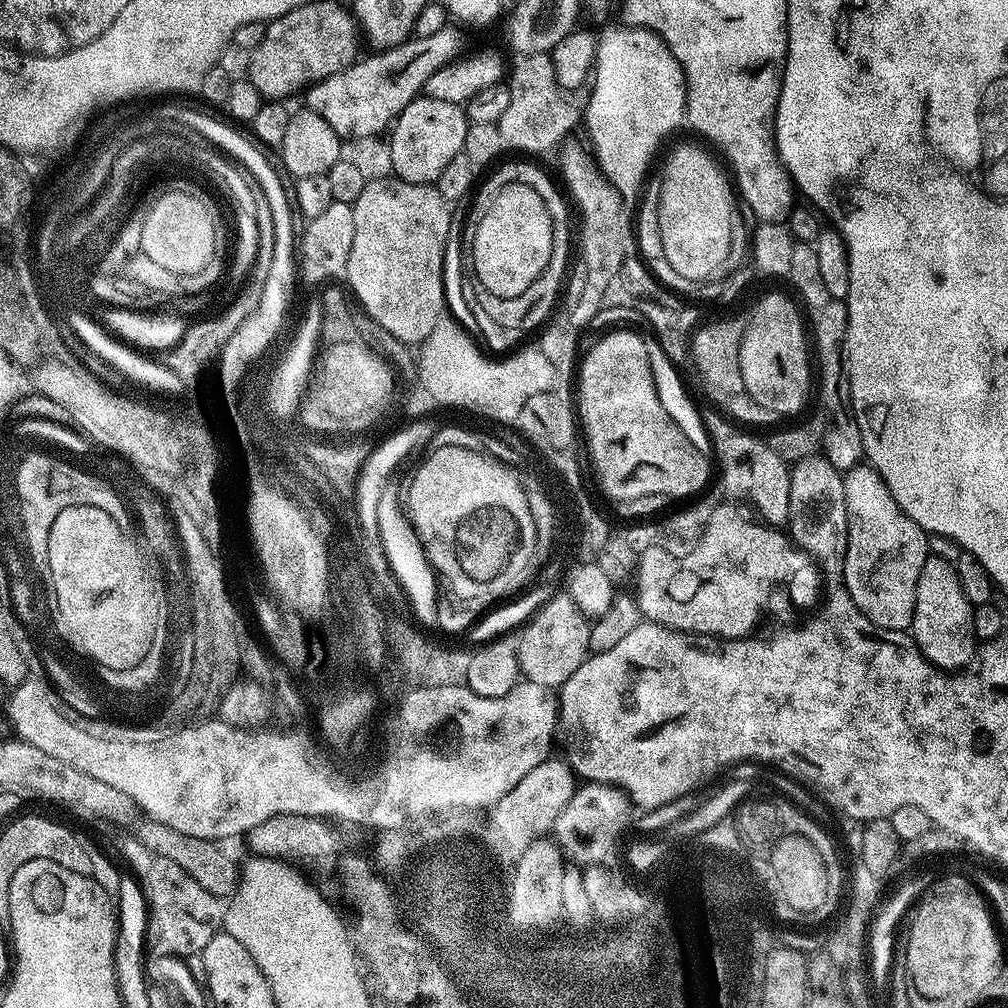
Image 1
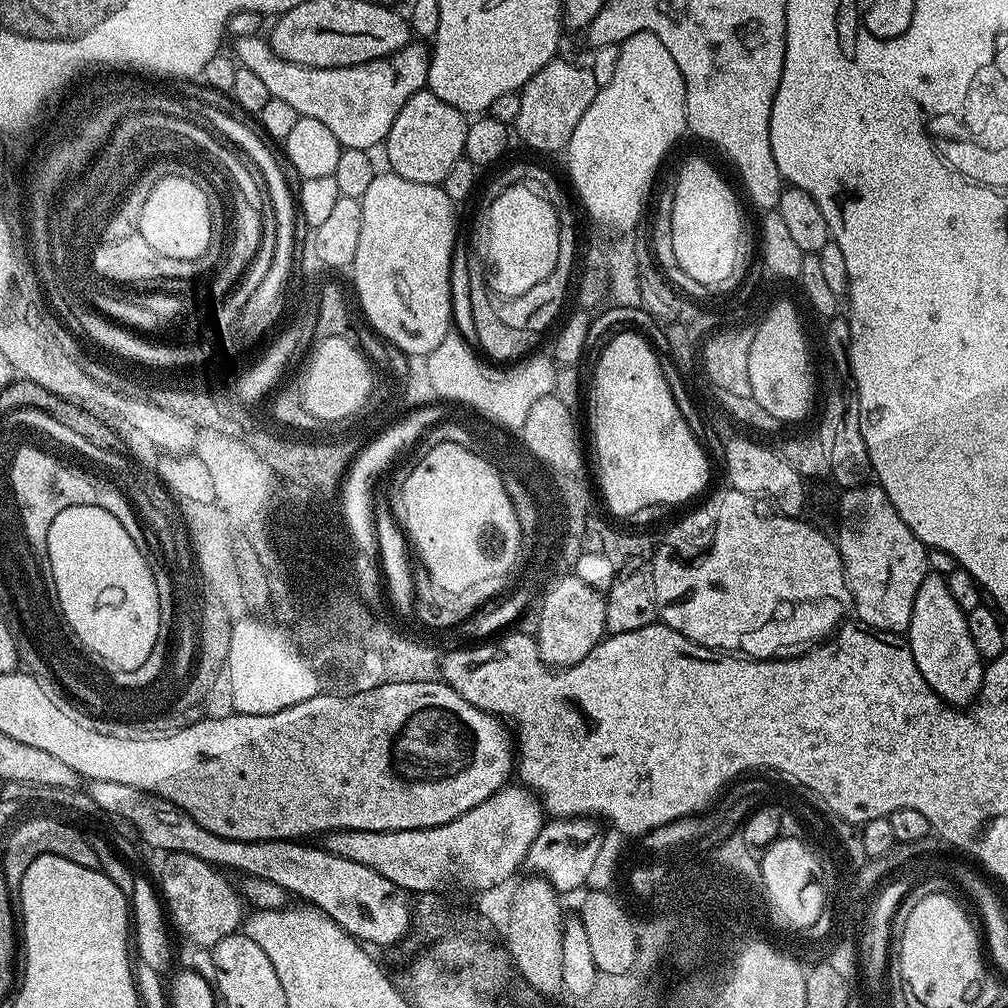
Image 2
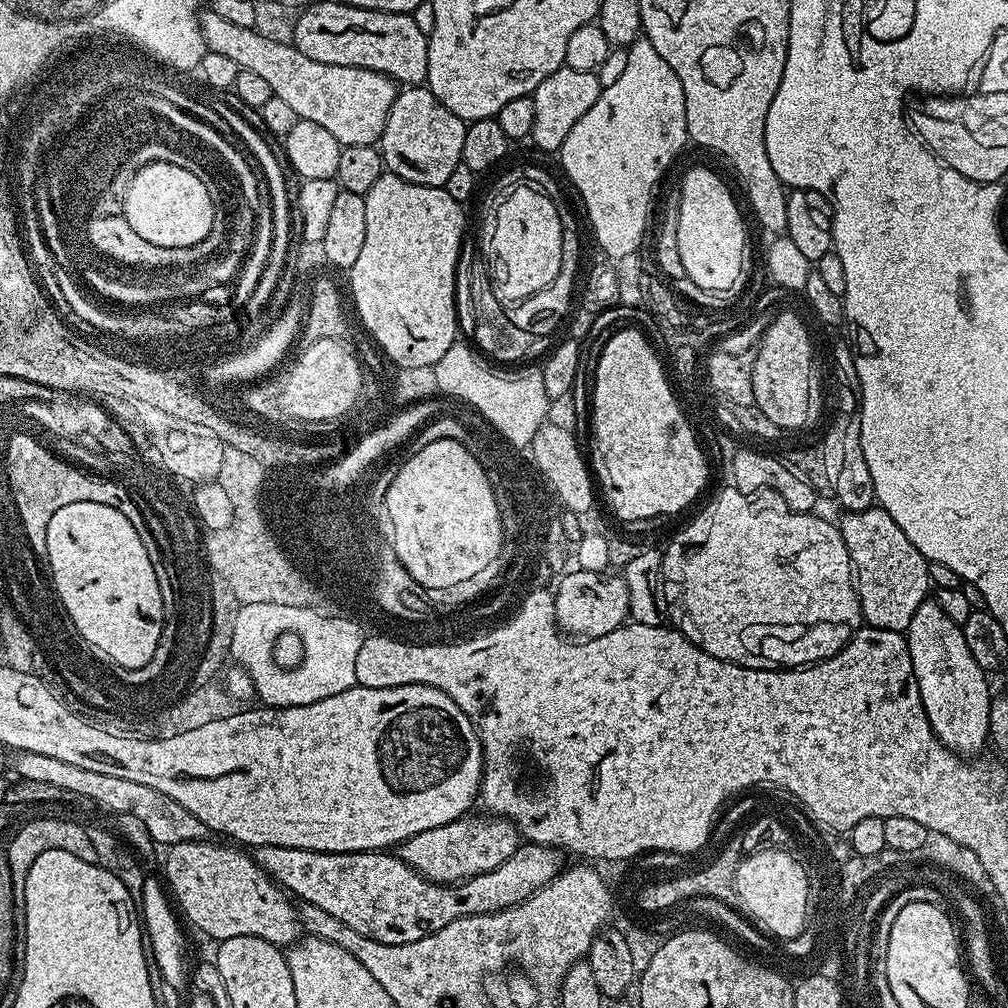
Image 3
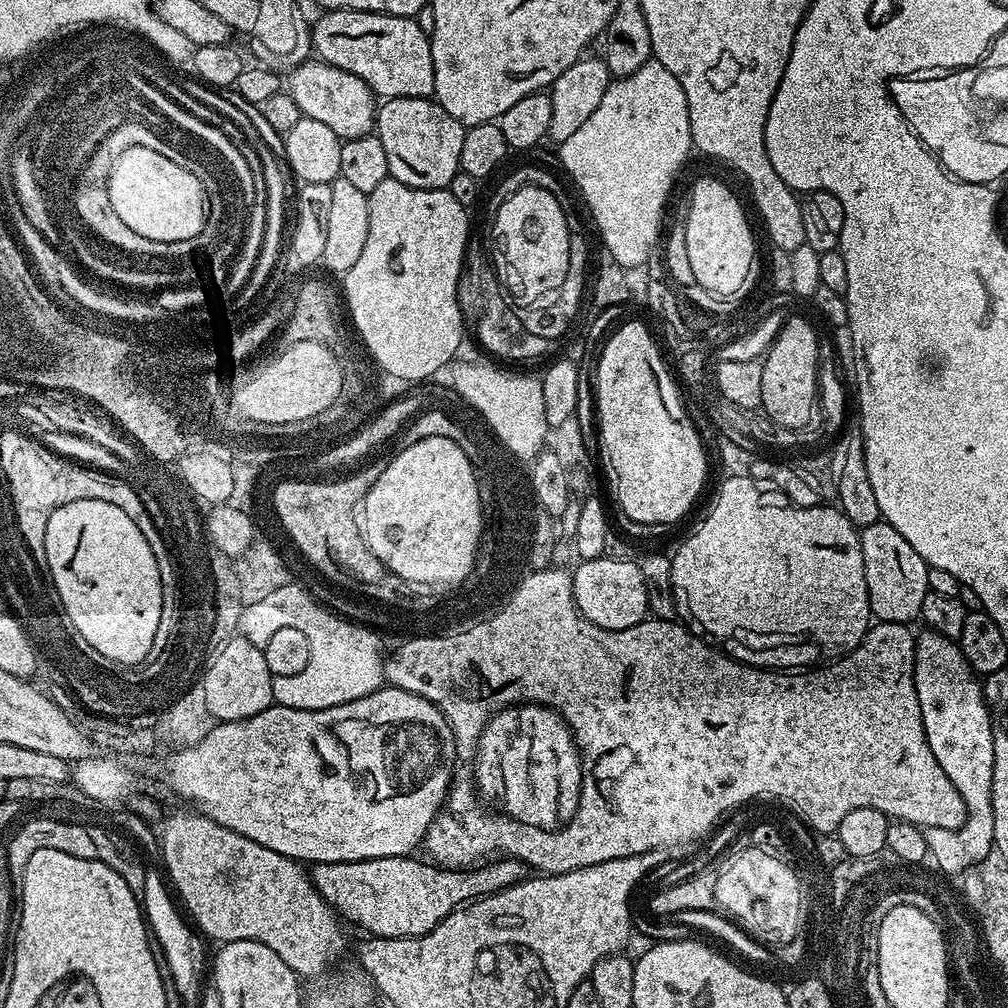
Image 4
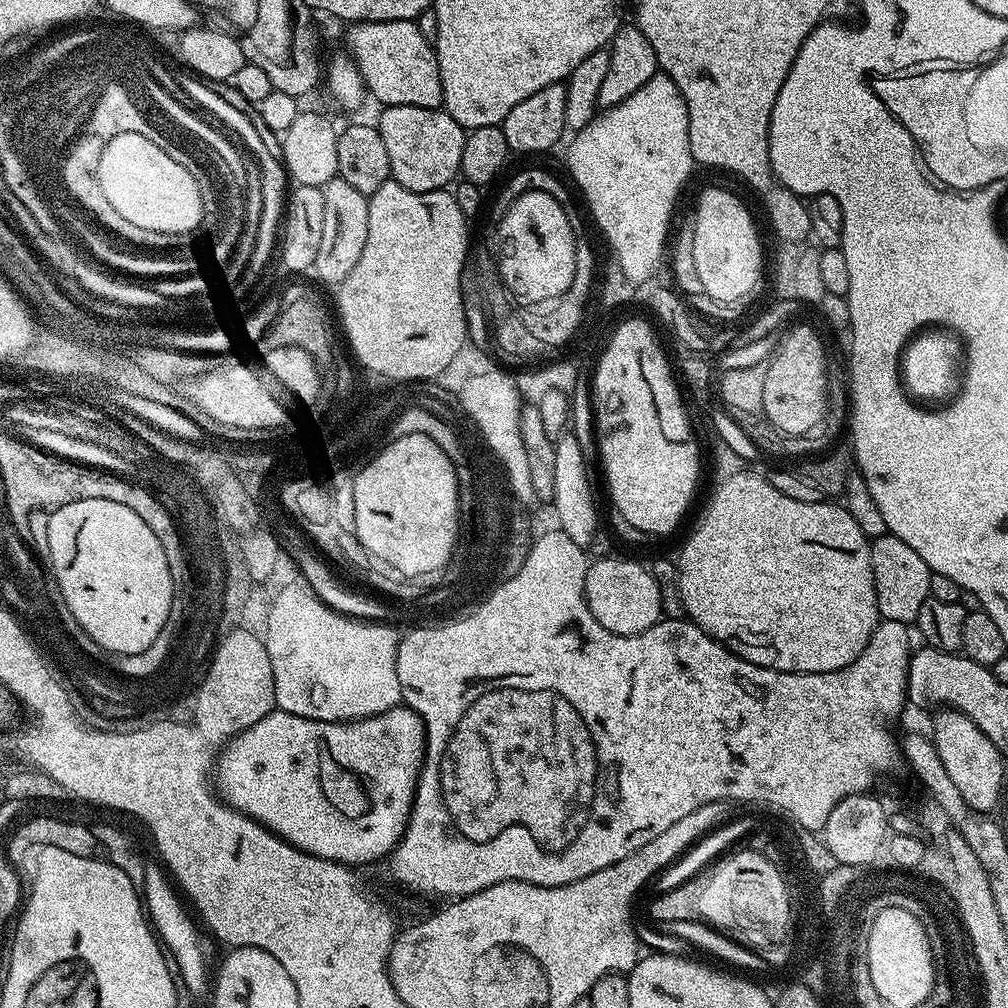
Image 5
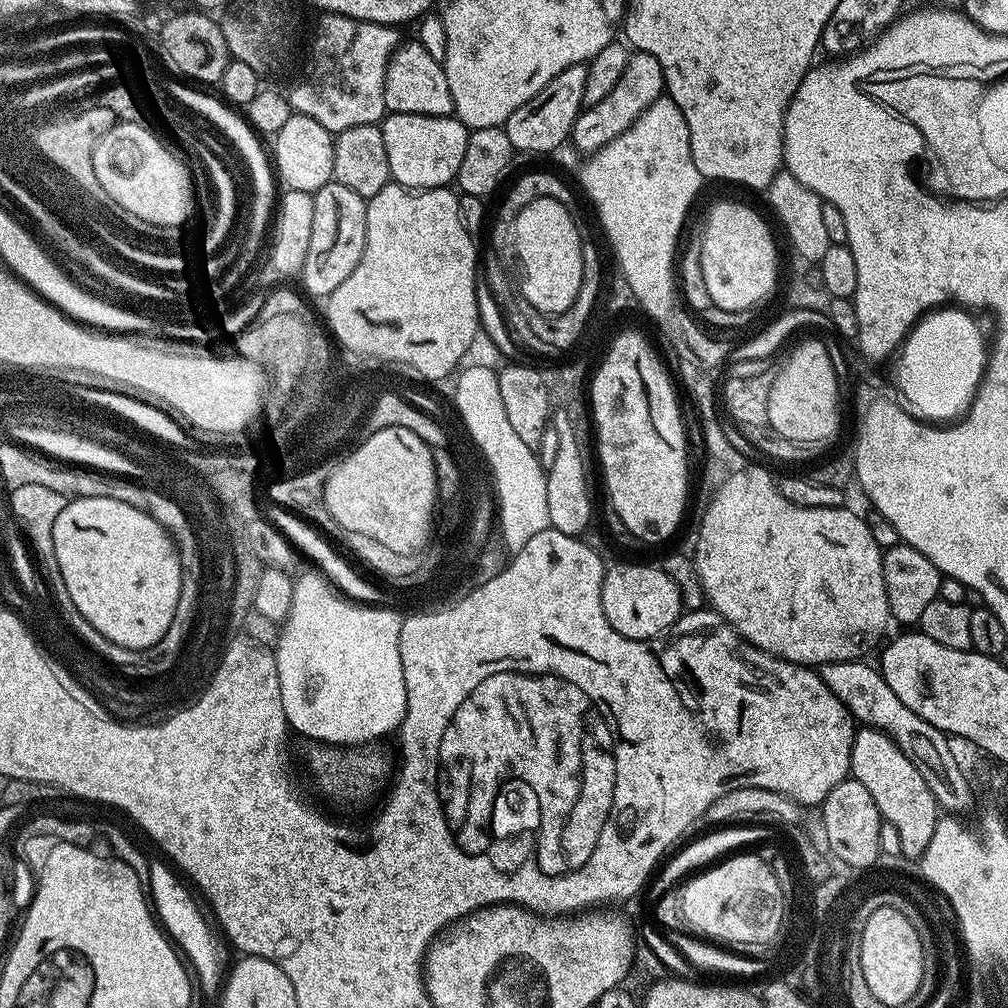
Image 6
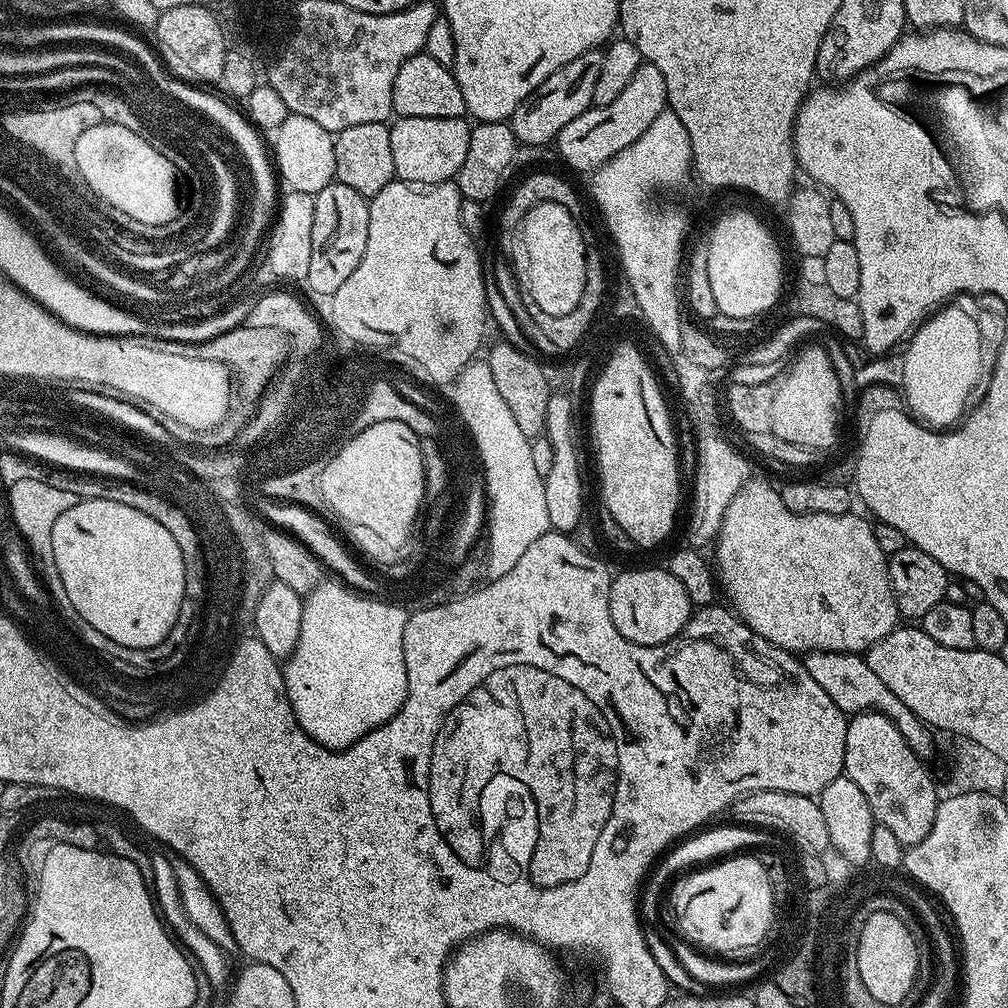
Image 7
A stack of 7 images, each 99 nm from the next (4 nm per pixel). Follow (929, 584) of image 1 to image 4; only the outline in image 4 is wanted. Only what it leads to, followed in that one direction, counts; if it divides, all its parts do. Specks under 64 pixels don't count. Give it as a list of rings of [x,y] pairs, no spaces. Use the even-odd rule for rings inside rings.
[[[924,630],[924,633],[919,633],[916,636],[916,660],[912,663],[912,669],[915,674],[915,694],[916,694],[916,704],[920,712],[920,717],[923,722],[924,730],[924,739],[927,742],[927,745],[930,746],[931,753],[934,754],[934,758],[938,760],[939,766],[942,768],[943,773],[950,778],[950,782],[954,783],[955,789],[958,790],[962,796],[965,817],[961,825],[957,828],[946,828],[946,827],[926,827],[921,829],[924,840],[926,840],[927,848],[931,859],[935,860],[937,866],[946,874],[950,876],[962,876],[965,875],[968,871],[971,871],[974,867],[977,867],[982,863],[988,852],[990,852],[993,846],[993,836],[994,836],[994,814],[992,803],[990,802],[990,793],[991,793],[991,775],[994,772],[994,744],[993,744],[993,734],[994,734],[994,723],[992,724],[990,720],[991,711],[984,700],[983,687],[977,678],[975,672],[972,671],[972,668],[966,662],[966,658],[962,654],[959,643],[950,638],[946,638],[942,634],[933,632],[931,630]]]

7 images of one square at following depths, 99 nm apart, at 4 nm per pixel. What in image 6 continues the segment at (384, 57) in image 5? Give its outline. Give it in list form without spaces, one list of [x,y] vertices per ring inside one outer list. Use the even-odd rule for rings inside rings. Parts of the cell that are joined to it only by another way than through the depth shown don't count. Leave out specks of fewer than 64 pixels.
[[[412,38],[409,44],[401,43],[388,59],[384,74],[384,106],[388,112],[426,114],[427,116],[450,116],[452,95],[450,82],[446,82],[444,65],[430,54],[430,50]]]

